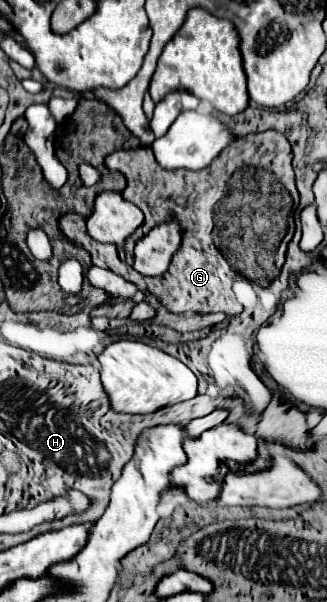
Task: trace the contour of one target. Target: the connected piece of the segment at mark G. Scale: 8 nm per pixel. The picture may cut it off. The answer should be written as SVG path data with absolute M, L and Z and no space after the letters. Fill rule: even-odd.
M278 131L250 133L246 137L234 139L218 155L218 159L212 161L210 167L200 169L200 171L188 171L188 169L166 171L158 167L150 147L138 147L134 151L114 151L106 159L106 165L126 175L128 185L122 191L122 195L130 195L130 201L138 205L144 213L144 223L124 243L126 262L122 262L120 276L128 281L134 281L140 291L156 295L170 313L222 311L226 315L238 315L242 311L242 305L236 301L232 293L232 281L236 273L234 269L230 269L228 261L222 257L222 253L218 251L212 239L214 205L222 199L222 189L226 189L226 181L232 177L236 169L244 165L256 165L262 169L270 169L270 163L290 163L290 161L292 161L290 143ZM170 215L176 217L182 225L182 247L174 253L172 263L166 273L155 277L142 276L131 267L134 261L134 247L140 237L144 237L154 225L166 221Z

